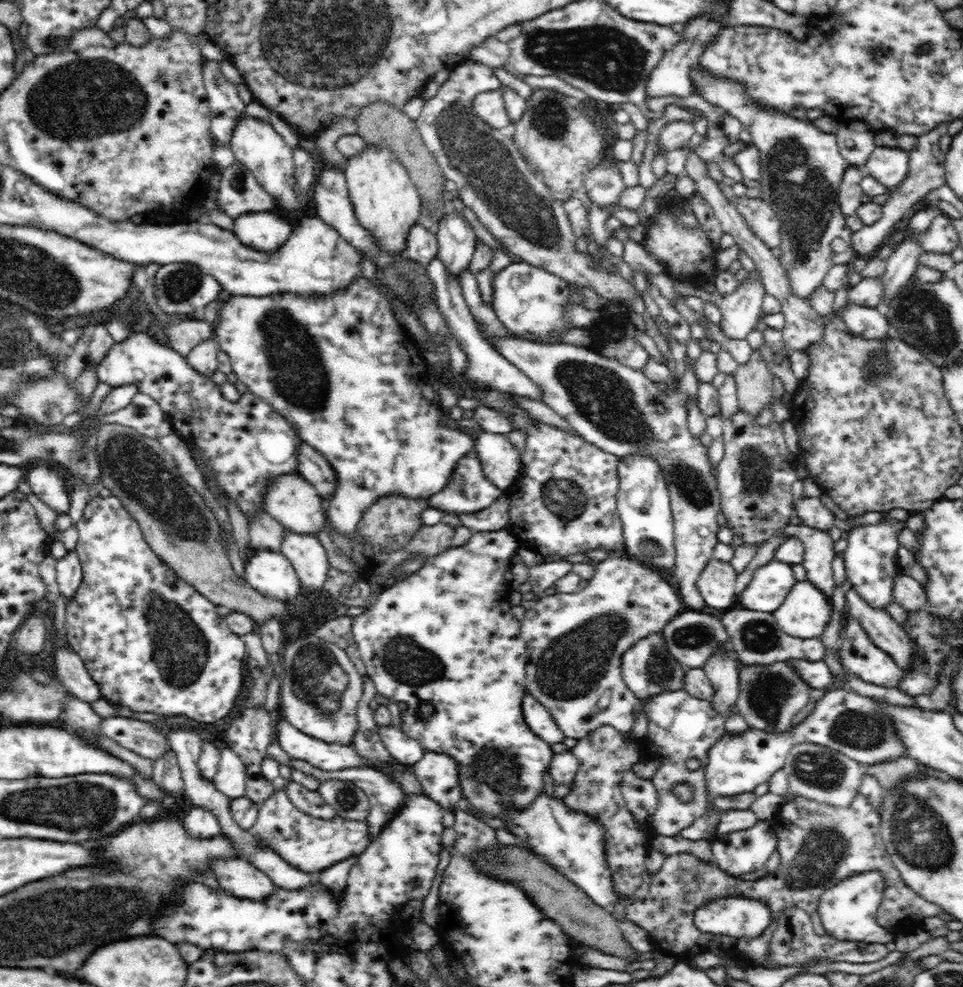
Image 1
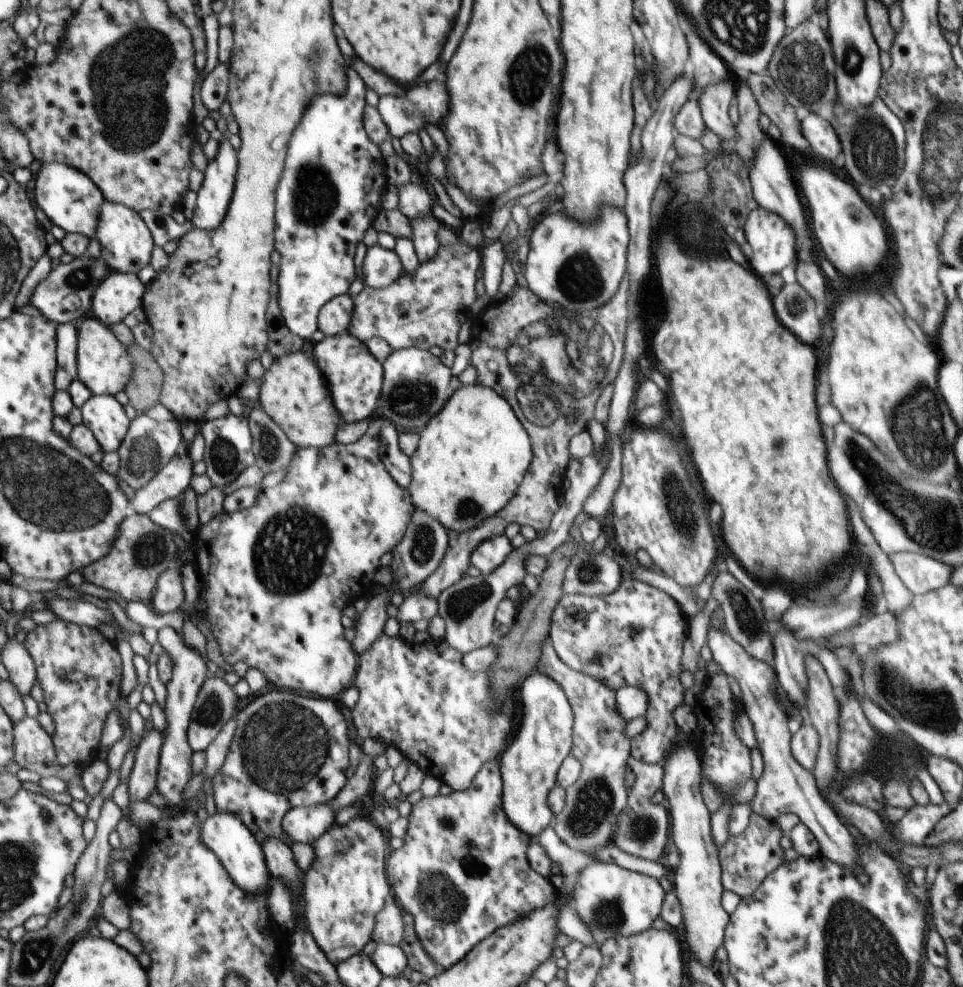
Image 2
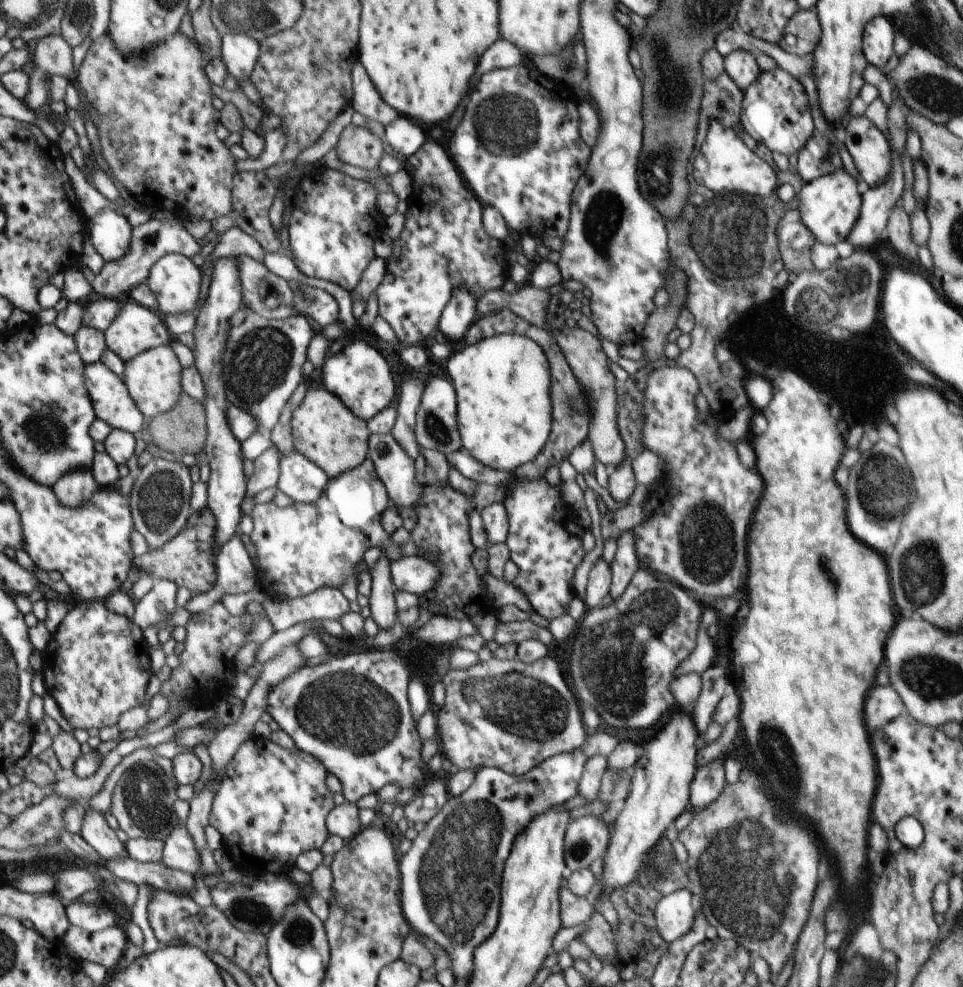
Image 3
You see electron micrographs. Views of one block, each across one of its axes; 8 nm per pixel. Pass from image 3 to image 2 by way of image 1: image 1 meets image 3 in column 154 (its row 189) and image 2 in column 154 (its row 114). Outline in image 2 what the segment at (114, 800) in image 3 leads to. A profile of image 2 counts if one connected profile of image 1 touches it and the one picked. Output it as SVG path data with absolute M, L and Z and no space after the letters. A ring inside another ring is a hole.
M153 728L136 748L135 762L127 780L130 803L146 801L156 788L163 746L161 733L162 730Z

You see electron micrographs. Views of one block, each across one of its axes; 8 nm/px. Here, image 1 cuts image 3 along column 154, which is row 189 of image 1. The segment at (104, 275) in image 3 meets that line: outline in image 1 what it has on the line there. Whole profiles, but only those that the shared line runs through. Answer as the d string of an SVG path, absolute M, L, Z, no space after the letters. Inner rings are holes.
M237 160L232 166L220 170L220 173L222 179L217 191L218 204L233 221L236 221L241 214L270 211L278 205L276 198L267 192L262 184L259 184L251 169L248 169L240 161Z

